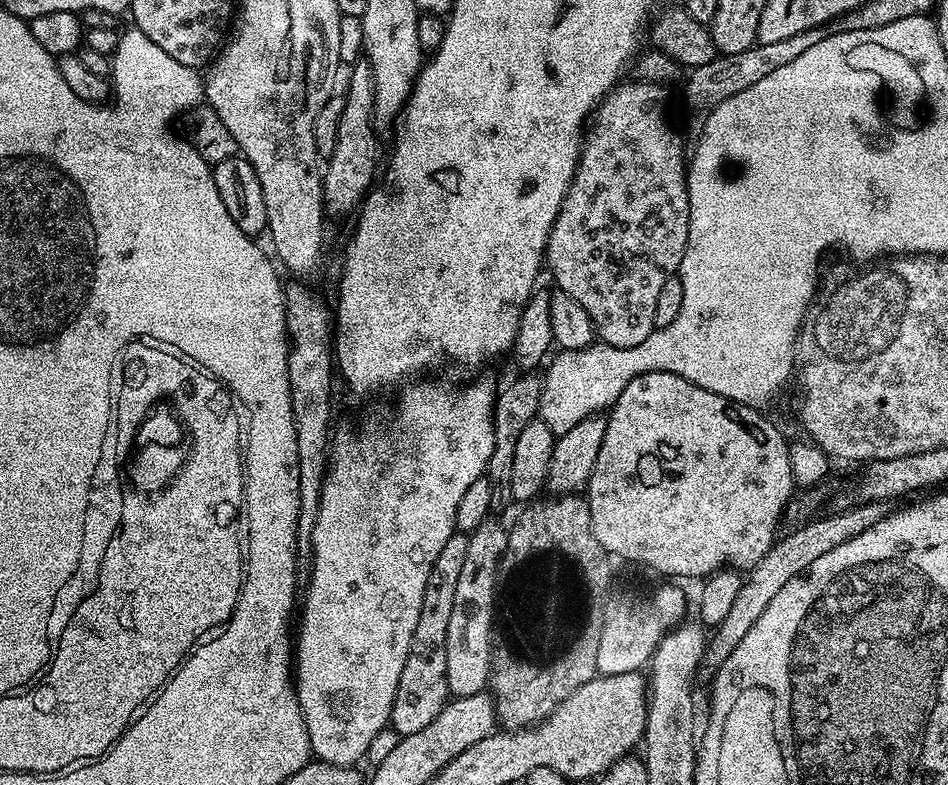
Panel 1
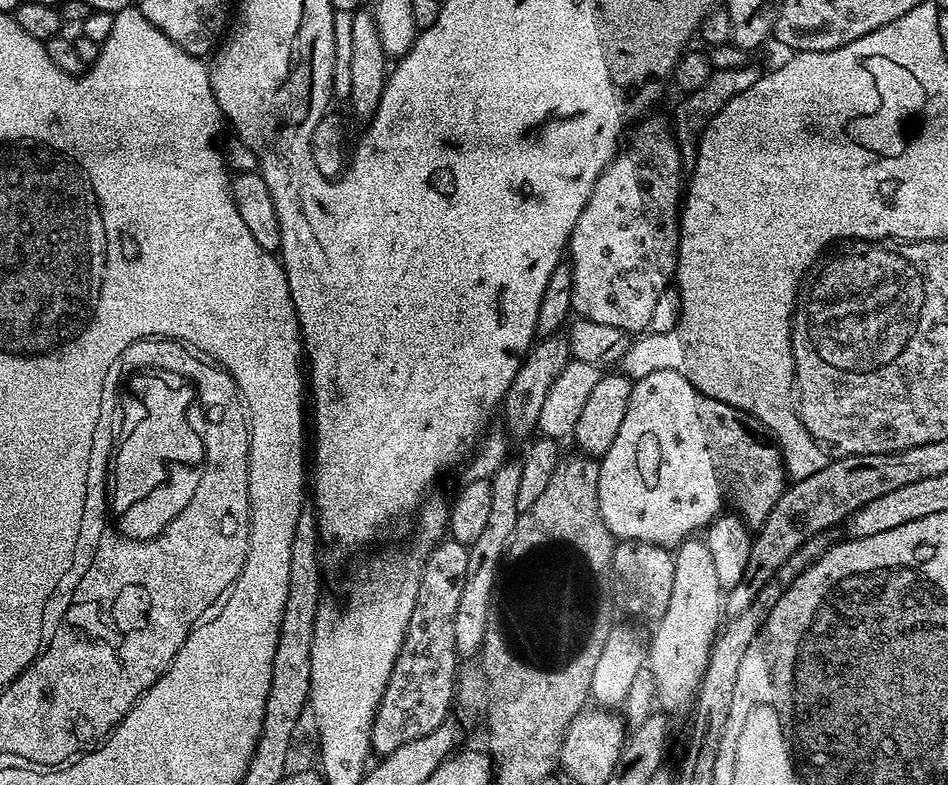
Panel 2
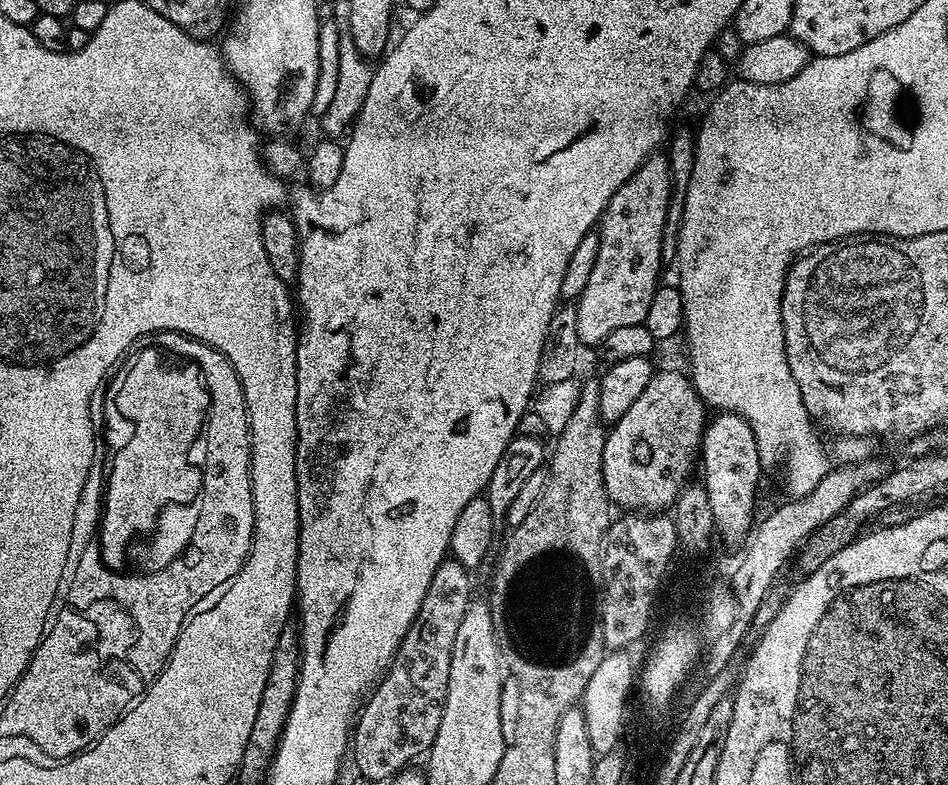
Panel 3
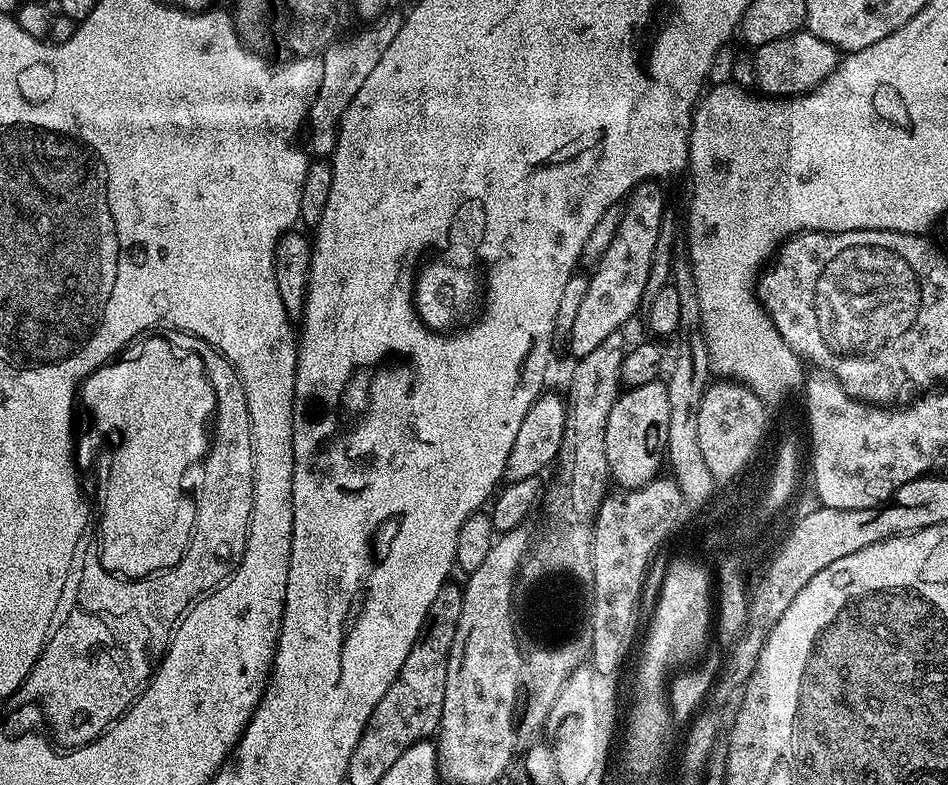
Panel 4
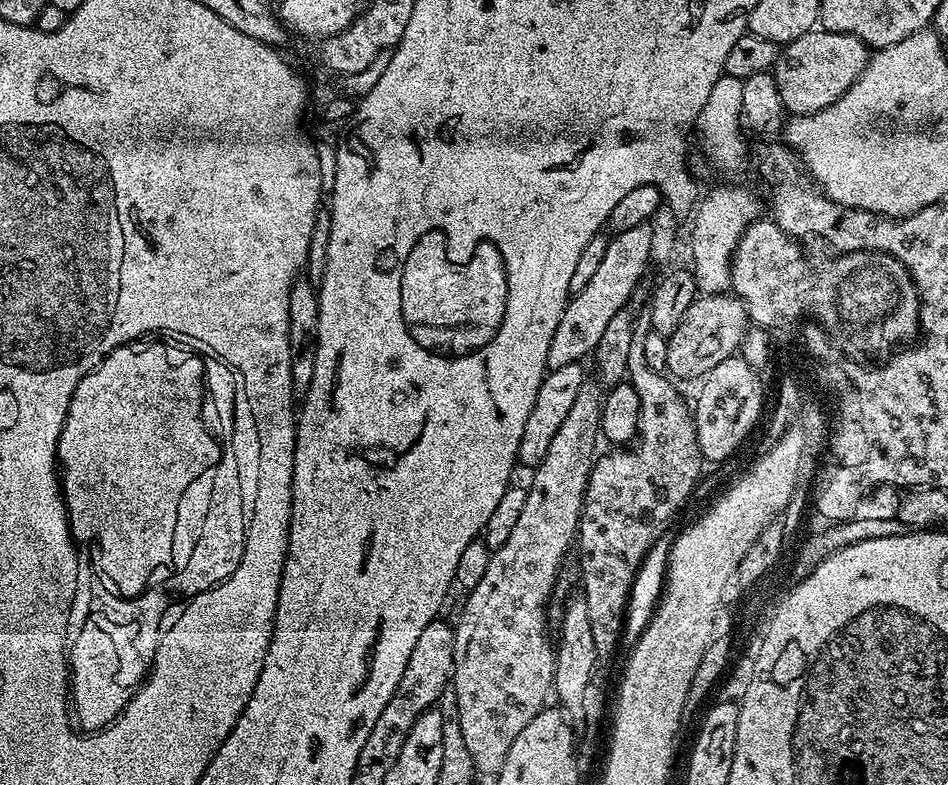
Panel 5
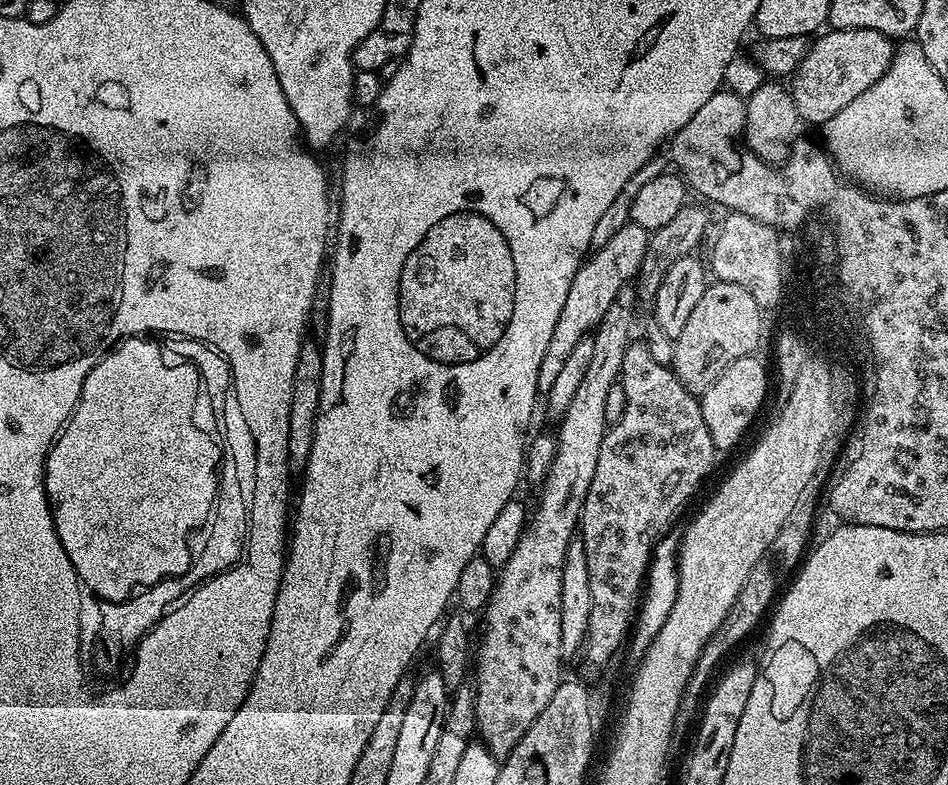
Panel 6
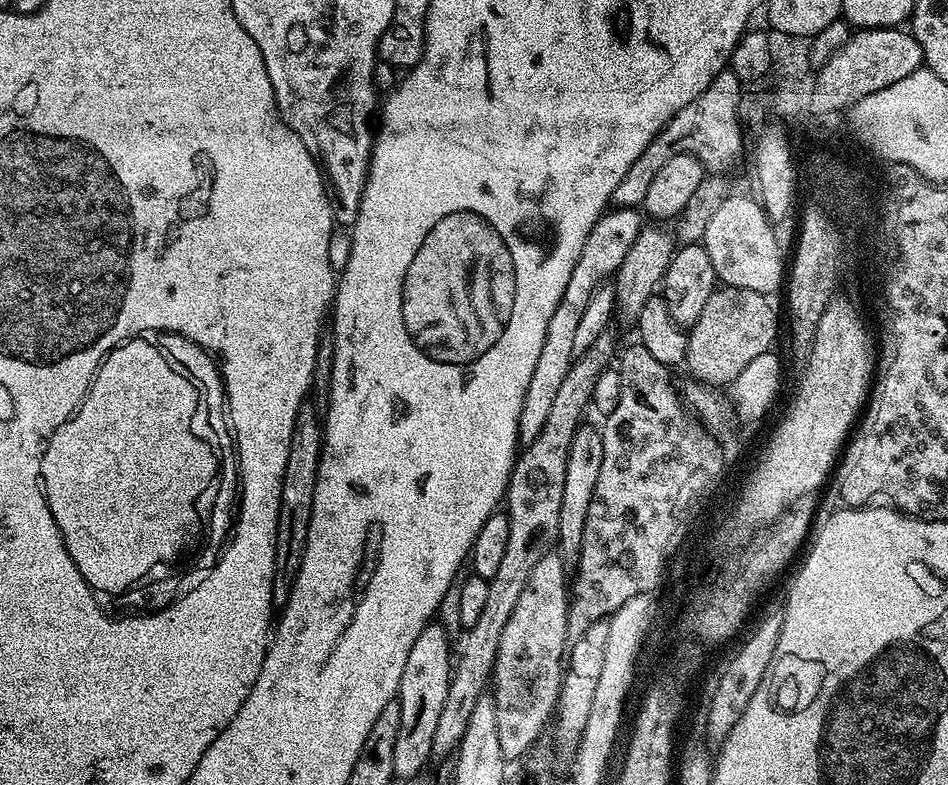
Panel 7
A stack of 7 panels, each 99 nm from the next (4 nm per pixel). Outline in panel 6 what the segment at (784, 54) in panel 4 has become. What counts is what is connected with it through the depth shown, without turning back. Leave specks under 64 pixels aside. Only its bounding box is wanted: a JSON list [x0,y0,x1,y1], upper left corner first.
[790,28,896,126]

